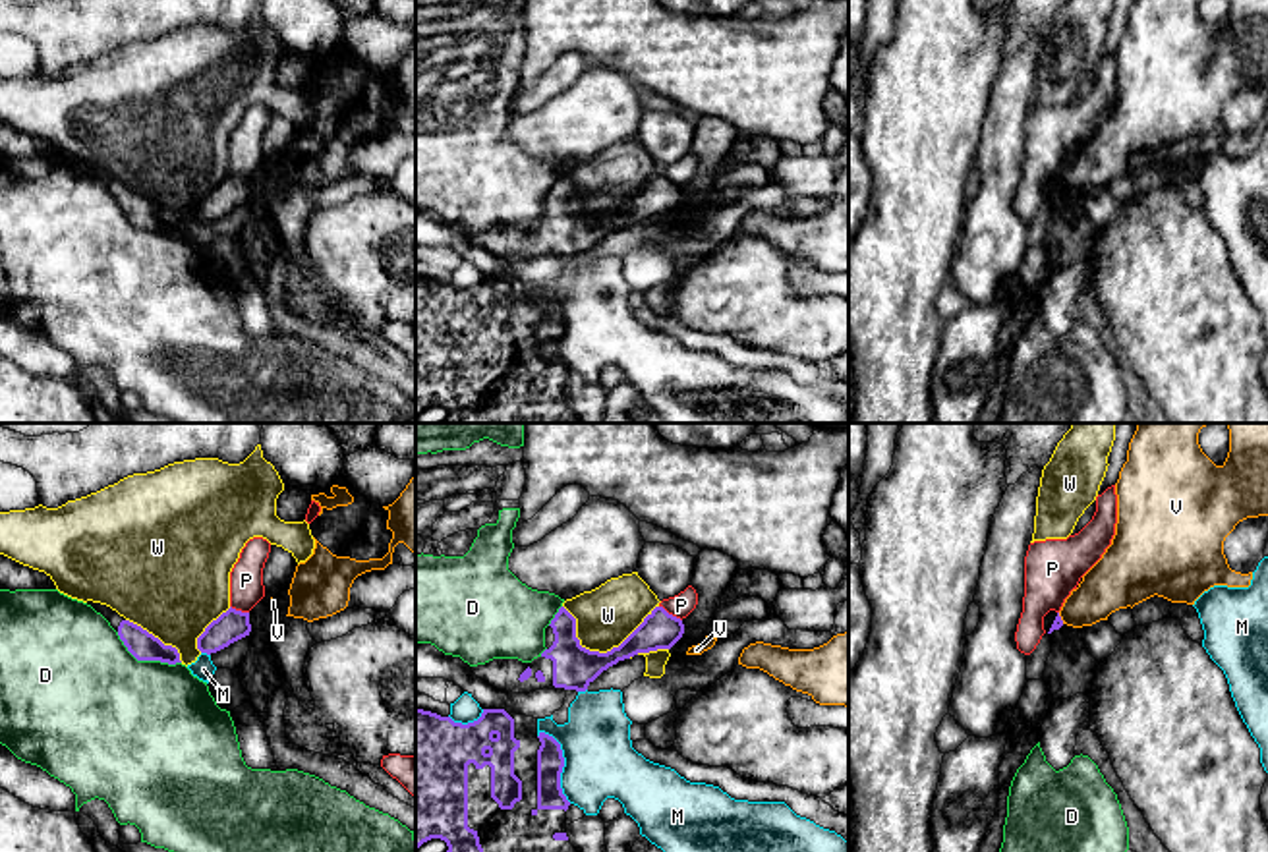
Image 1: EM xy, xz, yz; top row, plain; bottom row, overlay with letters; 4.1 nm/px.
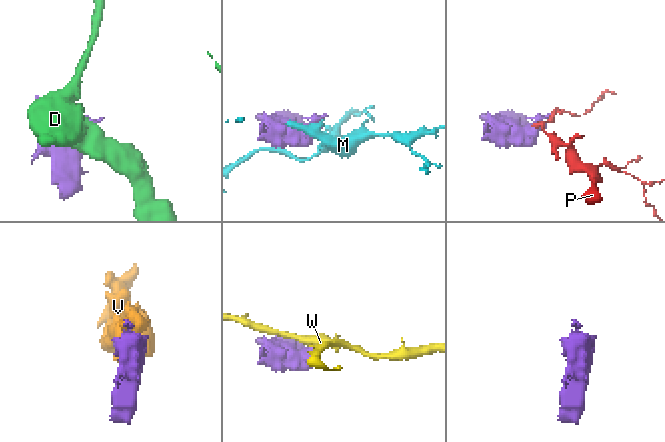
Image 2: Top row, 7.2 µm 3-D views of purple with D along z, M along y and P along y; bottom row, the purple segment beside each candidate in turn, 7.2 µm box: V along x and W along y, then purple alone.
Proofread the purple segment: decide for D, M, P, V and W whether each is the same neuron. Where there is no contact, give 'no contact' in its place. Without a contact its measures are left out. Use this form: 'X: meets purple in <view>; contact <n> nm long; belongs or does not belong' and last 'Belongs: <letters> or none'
D: meets purple in xy; contact 300 nm long; does not belong
M: meets purple in xz; contact 340 nm long; does not belong
P: meets purple in xz; contact 120 nm long; does not belong
V: meets purple in yz; contact 50 nm long; does not belong
W: meets purple in xz; contact 400 nm long; does not belong
Belongs: none

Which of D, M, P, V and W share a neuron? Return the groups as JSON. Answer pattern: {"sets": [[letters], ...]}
{"sets": [["D"], ["M"], ["P"], ["V"], ["W"]]}

